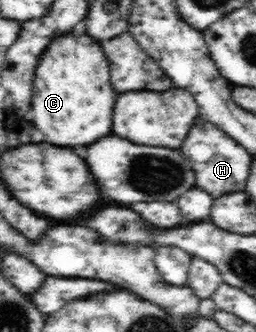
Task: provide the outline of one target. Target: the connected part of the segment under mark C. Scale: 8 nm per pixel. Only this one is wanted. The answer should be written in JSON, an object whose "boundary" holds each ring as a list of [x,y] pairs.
{"boundary":[[[70,32],[66,40],[52,40],[38,58],[32,80],[32,110],[28,120],[56,146],[88,146],[112,132],[112,110],[116,92],[110,84],[106,56],[96,40]]]}

